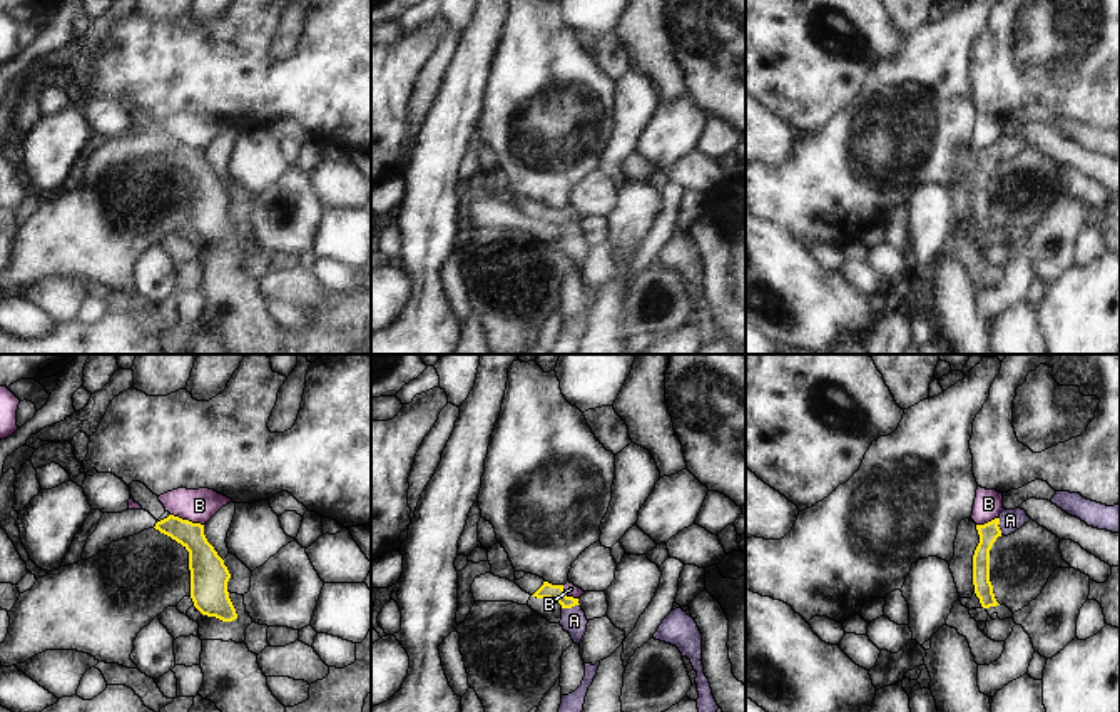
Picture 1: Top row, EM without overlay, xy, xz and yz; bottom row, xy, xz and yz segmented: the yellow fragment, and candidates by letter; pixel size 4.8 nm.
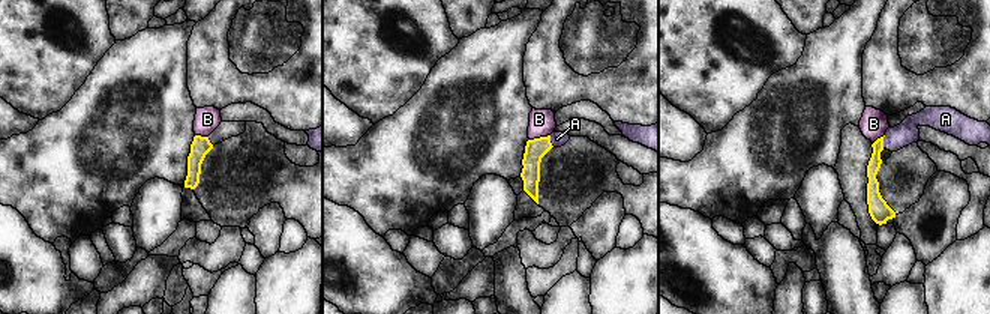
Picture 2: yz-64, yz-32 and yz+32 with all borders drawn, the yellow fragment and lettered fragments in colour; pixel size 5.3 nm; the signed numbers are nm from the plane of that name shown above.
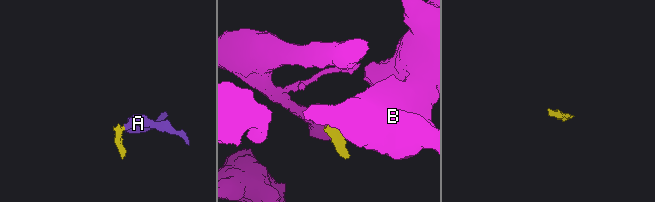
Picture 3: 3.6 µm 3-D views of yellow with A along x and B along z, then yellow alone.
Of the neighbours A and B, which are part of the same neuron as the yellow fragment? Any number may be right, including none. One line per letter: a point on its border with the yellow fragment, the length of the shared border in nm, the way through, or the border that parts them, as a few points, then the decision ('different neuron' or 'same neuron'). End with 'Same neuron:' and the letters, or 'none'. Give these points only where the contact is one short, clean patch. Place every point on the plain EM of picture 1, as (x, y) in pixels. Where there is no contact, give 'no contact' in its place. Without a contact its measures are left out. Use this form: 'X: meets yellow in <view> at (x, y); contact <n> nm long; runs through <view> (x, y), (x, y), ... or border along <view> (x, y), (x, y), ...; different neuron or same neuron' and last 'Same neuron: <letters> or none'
A: meets yellow in xz at (570, 233); contact 90 nm long; runs through xz (547, 216), (555, 218), (570, 233), (574, 246); same neuron
B: meets yellow in xy at (188, 146); contact 170 nm long; border along xy (171, 139), (203, 151); different neuron
Same neuron: A

